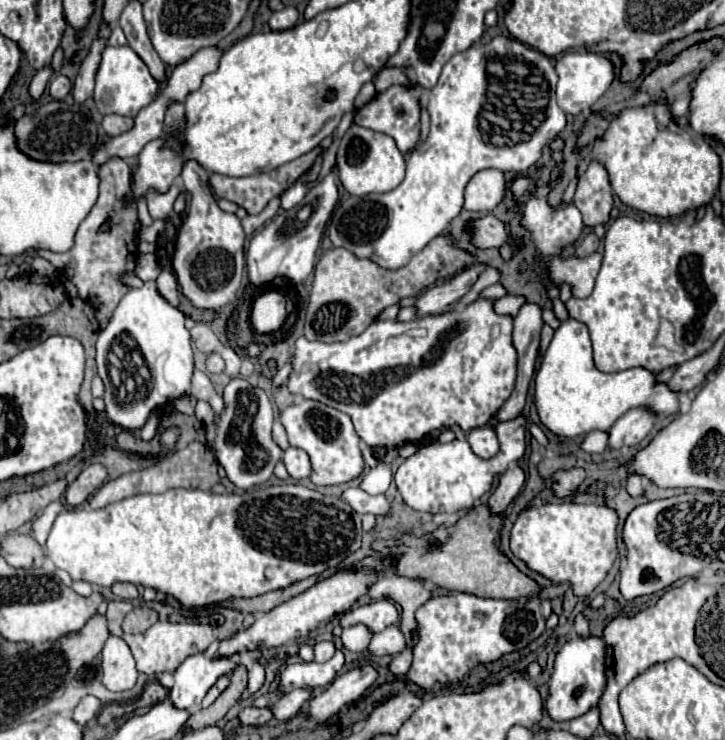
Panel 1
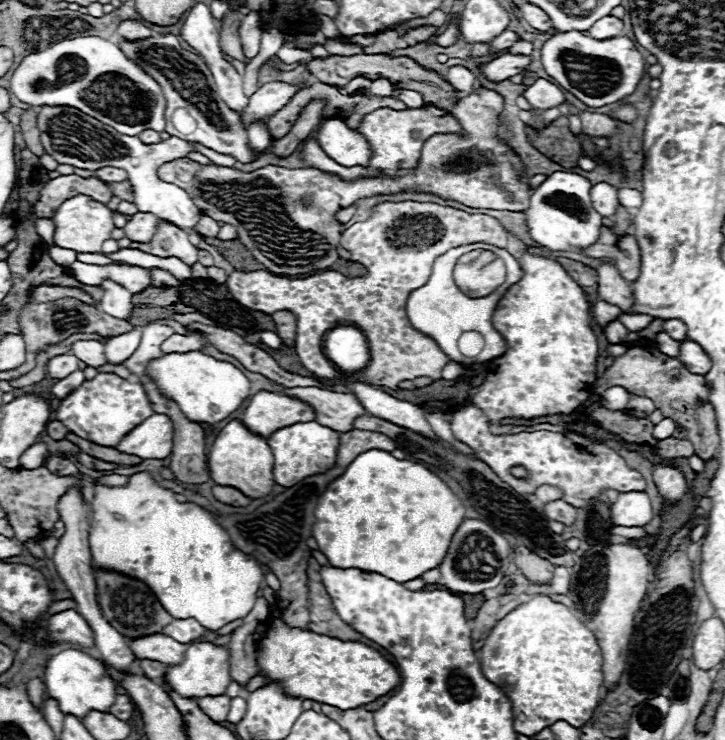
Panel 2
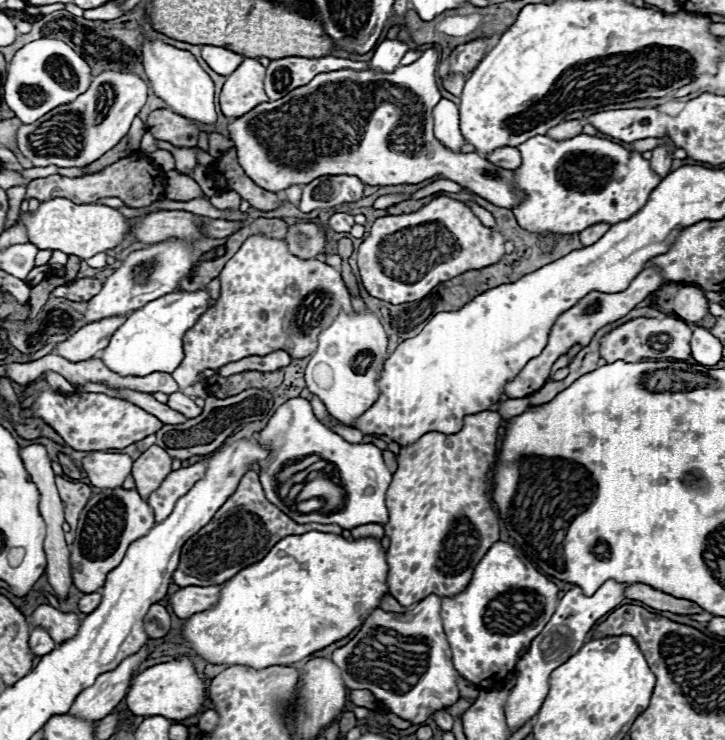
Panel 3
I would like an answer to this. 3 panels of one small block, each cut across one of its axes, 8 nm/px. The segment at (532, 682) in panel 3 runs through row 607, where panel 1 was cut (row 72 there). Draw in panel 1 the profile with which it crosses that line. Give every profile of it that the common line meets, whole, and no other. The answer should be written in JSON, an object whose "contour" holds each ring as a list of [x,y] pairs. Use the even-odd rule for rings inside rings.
{"contour":[[[568,52],[556,62],[558,80],[558,104],[568,114],[580,114],[590,110],[590,106],[608,90],[612,80],[616,78],[616,66],[610,58],[598,52]]]}

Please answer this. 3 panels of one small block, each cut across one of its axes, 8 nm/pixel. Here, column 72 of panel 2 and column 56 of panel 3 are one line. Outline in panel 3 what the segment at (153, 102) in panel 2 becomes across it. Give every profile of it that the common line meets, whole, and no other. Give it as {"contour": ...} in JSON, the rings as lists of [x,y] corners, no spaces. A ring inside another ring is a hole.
{"contour":[[[40,38],[20,48],[8,64],[8,78],[4,84],[6,102],[22,124],[32,124],[52,108],[74,102],[82,92],[86,92],[92,78],[92,68],[68,44],[56,38]],[[24,88],[32,88],[28,92],[32,98],[26,96]]]}

